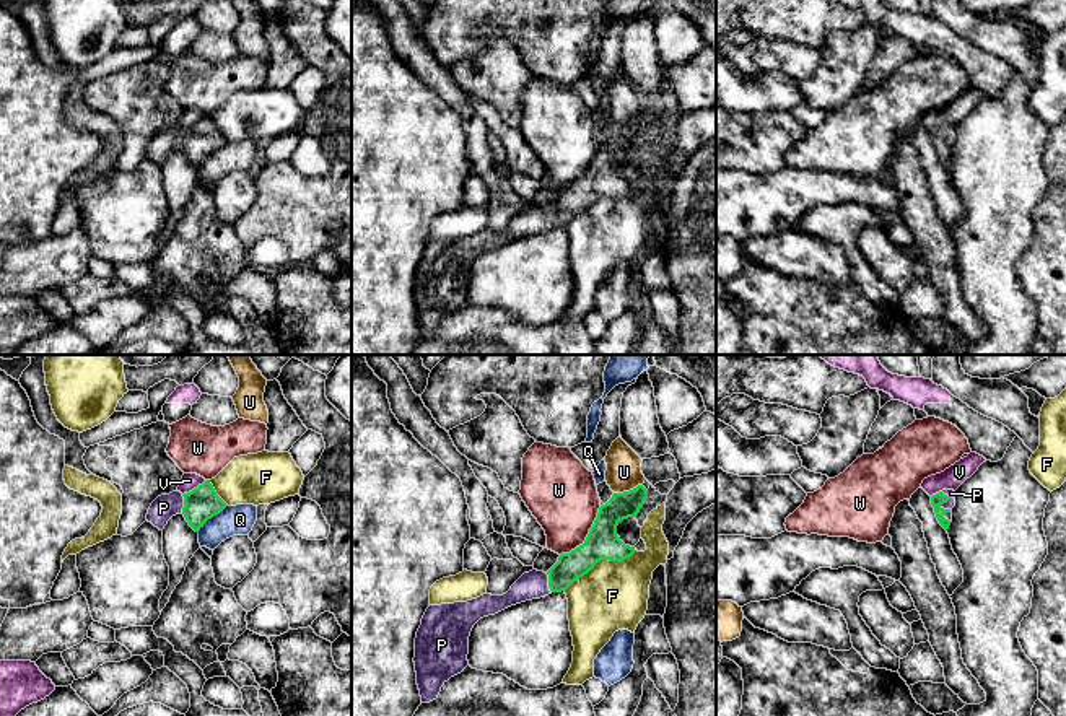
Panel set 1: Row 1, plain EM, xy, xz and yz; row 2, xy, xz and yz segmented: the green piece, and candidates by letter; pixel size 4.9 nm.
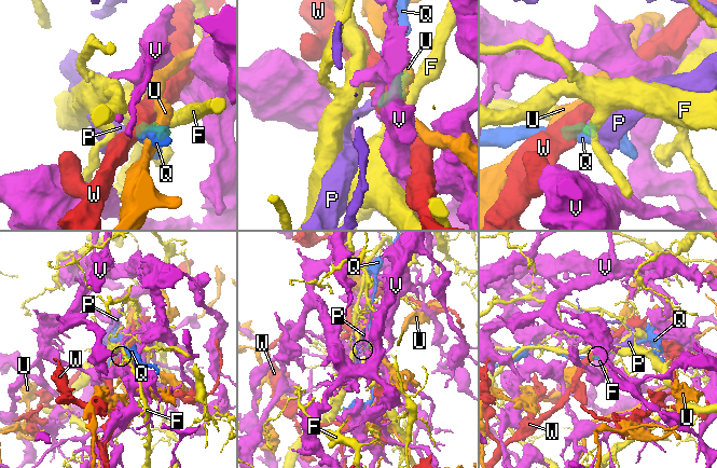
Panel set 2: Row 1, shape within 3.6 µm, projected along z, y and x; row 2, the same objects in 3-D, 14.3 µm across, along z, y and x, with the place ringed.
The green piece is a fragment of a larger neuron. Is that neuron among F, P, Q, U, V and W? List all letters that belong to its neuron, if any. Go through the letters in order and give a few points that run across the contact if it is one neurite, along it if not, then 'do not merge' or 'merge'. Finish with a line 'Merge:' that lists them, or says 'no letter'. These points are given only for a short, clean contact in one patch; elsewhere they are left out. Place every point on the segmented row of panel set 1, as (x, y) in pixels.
F: line xz (635, 549), (622, 560), (599, 560), (565, 591); do not merge
P: line yz (939, 498), (943, 508), (951, 493); merge
Q: do not merge
U: line xz (642, 484), (614, 493); do not merge
V: line xy (205, 480), (183, 495); do not merge
W: line xz (601, 506), (586, 539), (560, 555); do not merge
Merge: P

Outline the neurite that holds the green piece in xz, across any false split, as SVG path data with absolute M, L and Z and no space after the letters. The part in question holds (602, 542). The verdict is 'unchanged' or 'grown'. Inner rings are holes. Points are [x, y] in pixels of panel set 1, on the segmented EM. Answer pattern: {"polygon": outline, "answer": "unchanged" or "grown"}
{"polygon": "M649 482L612 498L599 508L583 545L561 553L547 571L524 573L503 596L483 594L467 602L430 605L415 638L415 672L422 703L438 698L441 687L467 666L469 636L474 625L511 605L566 591L597 561L623 561L635 553L617 535L620 521L636 517L648 498Z", "answer": "grown"}

